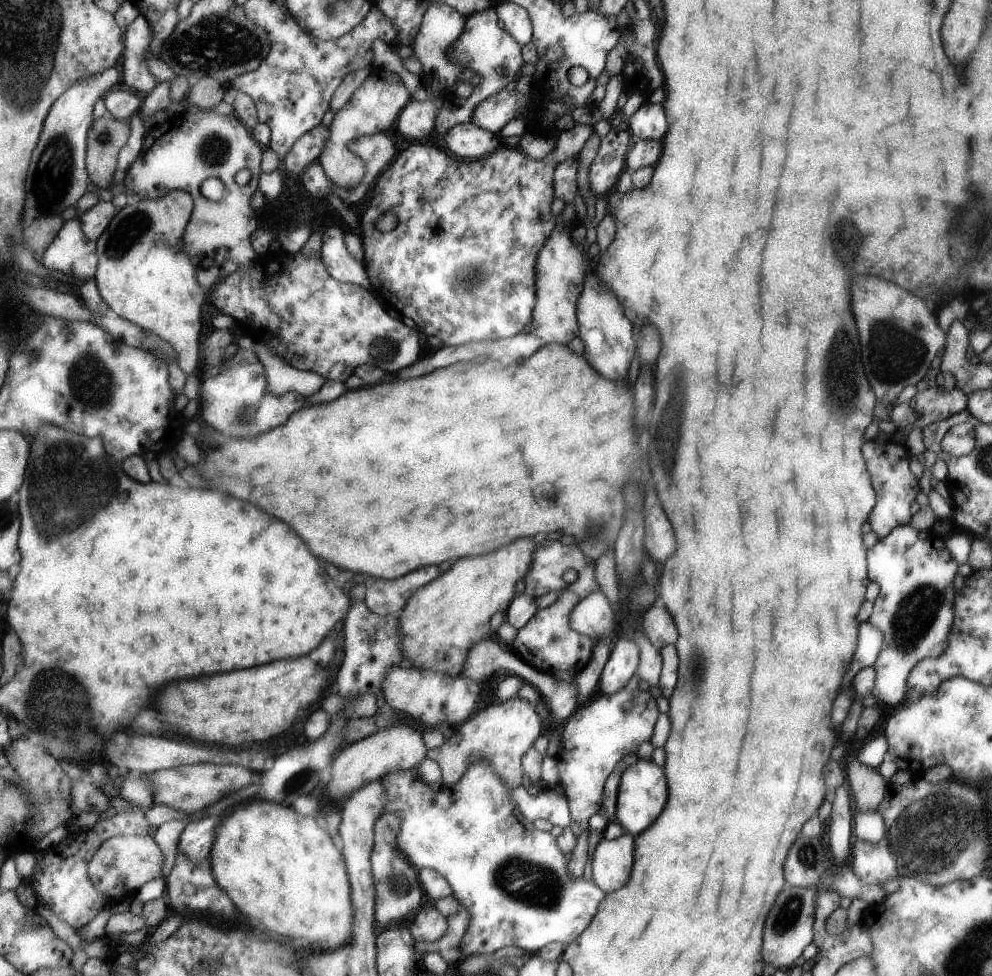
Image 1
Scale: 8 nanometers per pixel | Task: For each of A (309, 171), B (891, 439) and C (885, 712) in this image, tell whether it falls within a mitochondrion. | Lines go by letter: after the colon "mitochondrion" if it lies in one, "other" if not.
A: other
B: other
C: other

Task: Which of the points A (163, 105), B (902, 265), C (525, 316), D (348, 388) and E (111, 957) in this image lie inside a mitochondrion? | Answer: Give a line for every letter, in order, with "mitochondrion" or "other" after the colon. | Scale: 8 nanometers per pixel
A: other
B: other
C: other
D: other
E: other

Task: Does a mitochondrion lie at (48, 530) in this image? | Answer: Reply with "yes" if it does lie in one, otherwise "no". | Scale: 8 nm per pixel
yes

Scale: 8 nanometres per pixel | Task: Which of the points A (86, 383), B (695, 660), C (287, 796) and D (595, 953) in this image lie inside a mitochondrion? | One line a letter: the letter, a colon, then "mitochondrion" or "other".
A: mitochondrion
B: mitochondrion
C: mitochondrion
D: other

